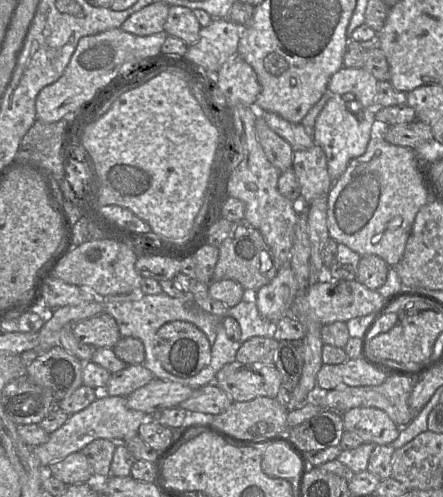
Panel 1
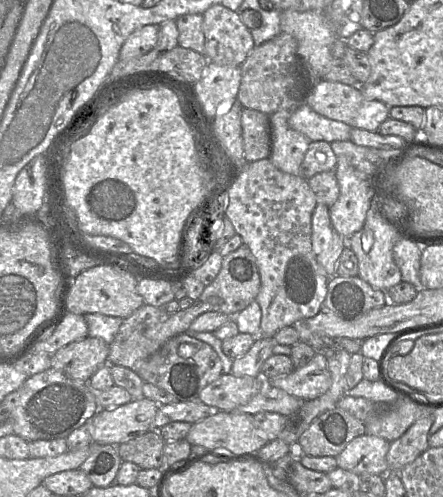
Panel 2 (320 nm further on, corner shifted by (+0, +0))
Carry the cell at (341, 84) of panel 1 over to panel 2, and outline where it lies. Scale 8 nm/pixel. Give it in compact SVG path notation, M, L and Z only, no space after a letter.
M324 79L310 88L305 95L305 103L326 118L344 122L352 128L368 131L377 131L379 126L389 118L390 107L381 101L366 99L360 86L351 86Z

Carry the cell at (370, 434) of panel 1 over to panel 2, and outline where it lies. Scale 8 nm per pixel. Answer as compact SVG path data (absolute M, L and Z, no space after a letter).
M365 433L355 437L336 457L337 466L358 474L385 476L389 472L389 441Z

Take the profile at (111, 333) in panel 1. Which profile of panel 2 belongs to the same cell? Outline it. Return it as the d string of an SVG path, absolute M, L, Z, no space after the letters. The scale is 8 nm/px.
M87 336L71 342L52 355L52 368L72 379L89 381L102 365L108 363L109 345Z

